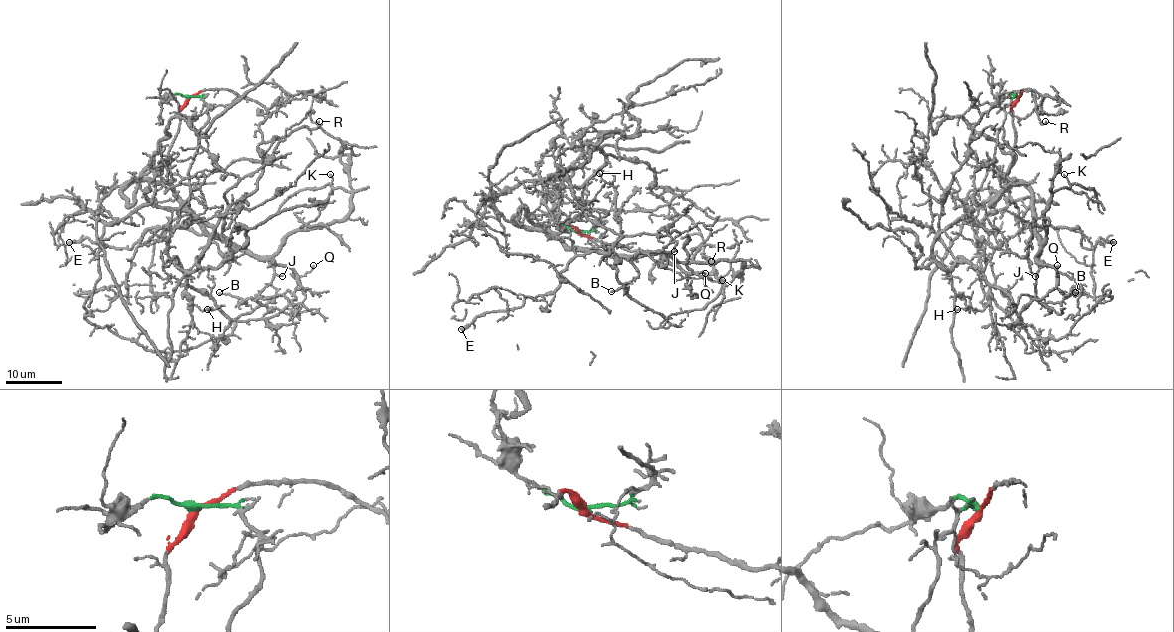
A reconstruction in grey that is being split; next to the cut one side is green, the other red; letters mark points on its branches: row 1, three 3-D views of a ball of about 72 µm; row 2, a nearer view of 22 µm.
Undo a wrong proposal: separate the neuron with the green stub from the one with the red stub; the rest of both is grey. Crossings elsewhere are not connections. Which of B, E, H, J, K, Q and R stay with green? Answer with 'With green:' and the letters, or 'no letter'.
With green: H, R

